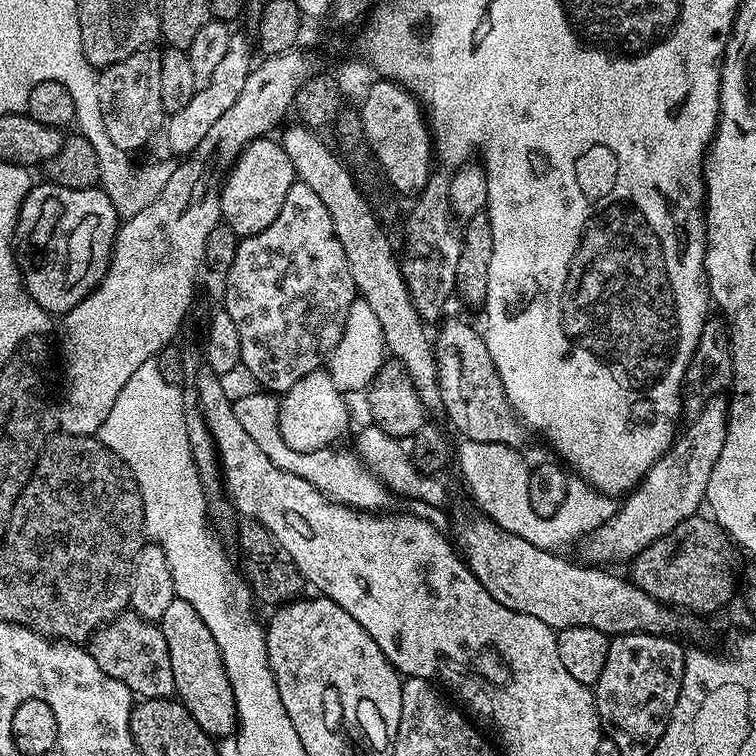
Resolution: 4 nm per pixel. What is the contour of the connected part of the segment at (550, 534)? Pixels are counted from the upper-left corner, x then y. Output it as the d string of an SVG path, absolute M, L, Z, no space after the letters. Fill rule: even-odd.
M461 439L455 449L454 456L460 459L460 476L477 504L479 511L510 534L524 538L536 548L560 550L563 544L572 544L593 532L598 526L605 524L616 513L618 504L609 493L600 492L579 478L568 481L566 502L558 506L558 514L550 518L542 518L530 510L530 490L528 489L529 461L519 456L516 448L505 444L490 442L474 442Z

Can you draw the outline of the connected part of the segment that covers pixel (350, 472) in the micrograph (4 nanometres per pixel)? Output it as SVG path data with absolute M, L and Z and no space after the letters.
M257 390L246 398L240 398L232 402L234 406L234 418L236 424L250 434L251 440L278 466L278 470L286 470L290 474L298 474L298 478L306 478L310 486L314 486L324 496L328 496L337 504L346 504L349 508L355 508L362 512L379 513L390 501L390 493L384 483L377 476L368 471L355 451L336 452L335 447L314 450L313 452L299 452L290 450L286 442L282 442L282 430L278 426L278 414L280 413L279 399L273 393L265 390Z

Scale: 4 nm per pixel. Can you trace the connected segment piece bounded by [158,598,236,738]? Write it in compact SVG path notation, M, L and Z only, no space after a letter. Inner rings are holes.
M179 598L170 602L166 614L162 614L158 623L170 650L175 695L180 703L208 736L231 737L236 731L234 690L230 690L230 678L226 678L226 666L222 666L222 654L218 650L218 642L214 642L214 634L210 634L206 622L198 618L198 610L194 610L190 602Z

